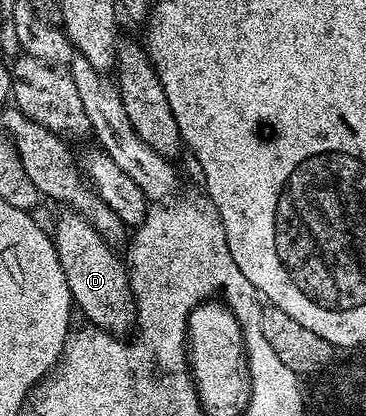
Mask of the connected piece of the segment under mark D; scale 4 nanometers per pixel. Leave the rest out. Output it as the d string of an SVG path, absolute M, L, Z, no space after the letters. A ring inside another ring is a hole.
M73 211L62 212L52 228L52 236L60 267L64 267L64 279L68 279L71 302L82 308L91 326L117 337L125 336L127 329L135 328L137 312L127 266L114 258L115 250L93 229L88 219Z

